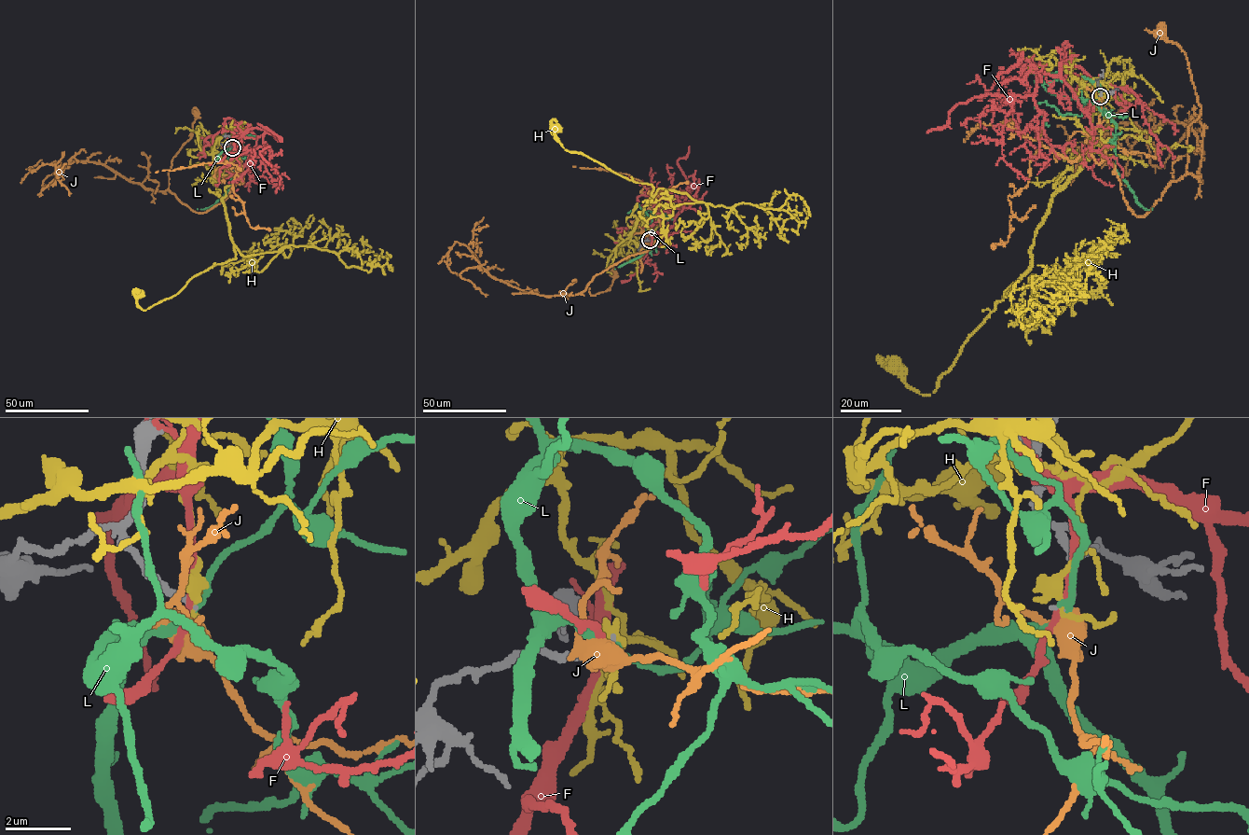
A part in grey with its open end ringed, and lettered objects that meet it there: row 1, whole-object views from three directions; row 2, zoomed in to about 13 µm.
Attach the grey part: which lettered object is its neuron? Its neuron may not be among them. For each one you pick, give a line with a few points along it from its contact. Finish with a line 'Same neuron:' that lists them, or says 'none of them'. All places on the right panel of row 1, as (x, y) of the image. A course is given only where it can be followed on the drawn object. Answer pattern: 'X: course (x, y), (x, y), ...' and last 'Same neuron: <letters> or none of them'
Same neuron: none of them

